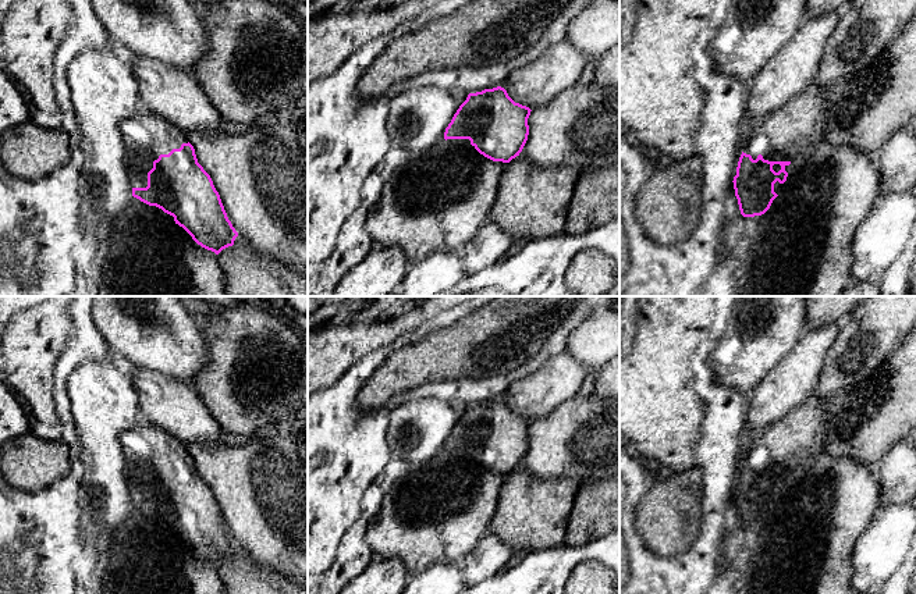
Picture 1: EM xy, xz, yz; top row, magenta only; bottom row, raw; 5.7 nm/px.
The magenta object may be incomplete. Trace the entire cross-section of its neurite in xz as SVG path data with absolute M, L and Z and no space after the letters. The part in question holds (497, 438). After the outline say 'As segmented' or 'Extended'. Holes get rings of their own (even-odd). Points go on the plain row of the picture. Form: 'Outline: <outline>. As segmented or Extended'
Outline: M501 398L469 405L445 440L444 452L455 456L472 456L480 466L510 474L522 463L528 447L530 420L515 415Z. Extended

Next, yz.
Outline: M812 394L753 438L732 492L743 529L761 527L770 520L788 485L799 480L823 452L826 423L824 399Z. Extended

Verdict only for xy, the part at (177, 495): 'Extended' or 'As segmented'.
Extended

